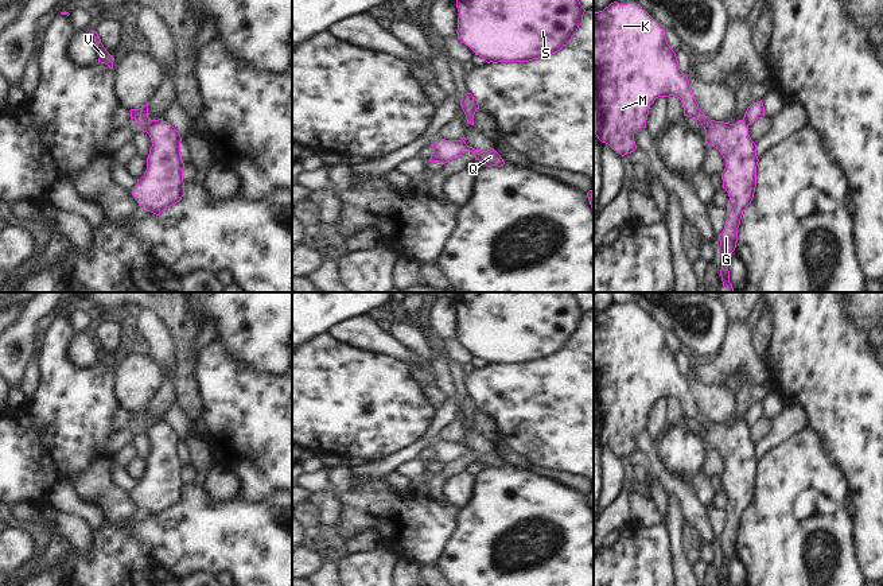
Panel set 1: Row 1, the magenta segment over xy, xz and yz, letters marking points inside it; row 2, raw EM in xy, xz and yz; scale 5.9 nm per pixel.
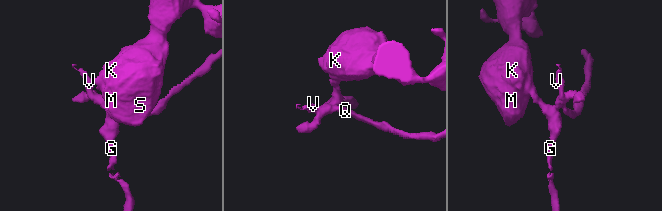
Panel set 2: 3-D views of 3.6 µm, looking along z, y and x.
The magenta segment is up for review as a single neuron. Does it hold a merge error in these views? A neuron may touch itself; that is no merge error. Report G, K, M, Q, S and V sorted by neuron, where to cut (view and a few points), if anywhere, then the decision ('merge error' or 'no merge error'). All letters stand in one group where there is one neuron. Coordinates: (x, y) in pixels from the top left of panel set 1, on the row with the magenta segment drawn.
G K M S / Q V | xy (162, 119), (144, 131) | merge error

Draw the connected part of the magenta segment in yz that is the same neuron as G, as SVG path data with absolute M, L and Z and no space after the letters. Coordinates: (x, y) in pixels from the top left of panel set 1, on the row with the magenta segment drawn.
M611 3L603 11L594 13L594 113L595 113L595 135L602 143L608 144L614 151L622 156L631 154L637 150L634 133L646 128L646 120L650 105L658 97L674 96L681 100L684 106L684 116L696 119L705 129L705 141L708 145L720 151L726 159L726 168L721 172L723 189L728 193L727 203L727 222L723 232L719 234L720 247L719 252L724 256L724 263L720 269L723 287L728 292L735 292L730 283L728 259L736 248L738 228L743 211L751 203L756 187L756 144L748 135L748 124L739 120L736 124L724 121L715 121L705 116L696 101L691 89L688 75L680 70L676 53L668 44L665 30L637 3L619 4Z

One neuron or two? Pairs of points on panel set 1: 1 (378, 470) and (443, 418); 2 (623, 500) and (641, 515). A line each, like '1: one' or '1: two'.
1: one
2: two

